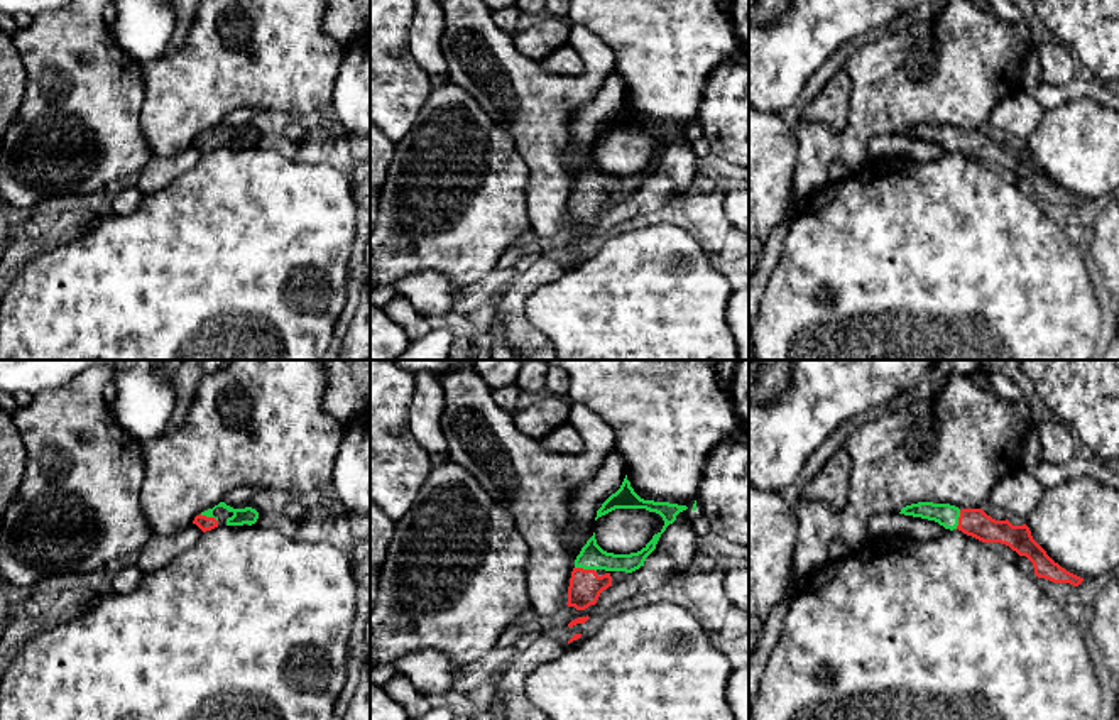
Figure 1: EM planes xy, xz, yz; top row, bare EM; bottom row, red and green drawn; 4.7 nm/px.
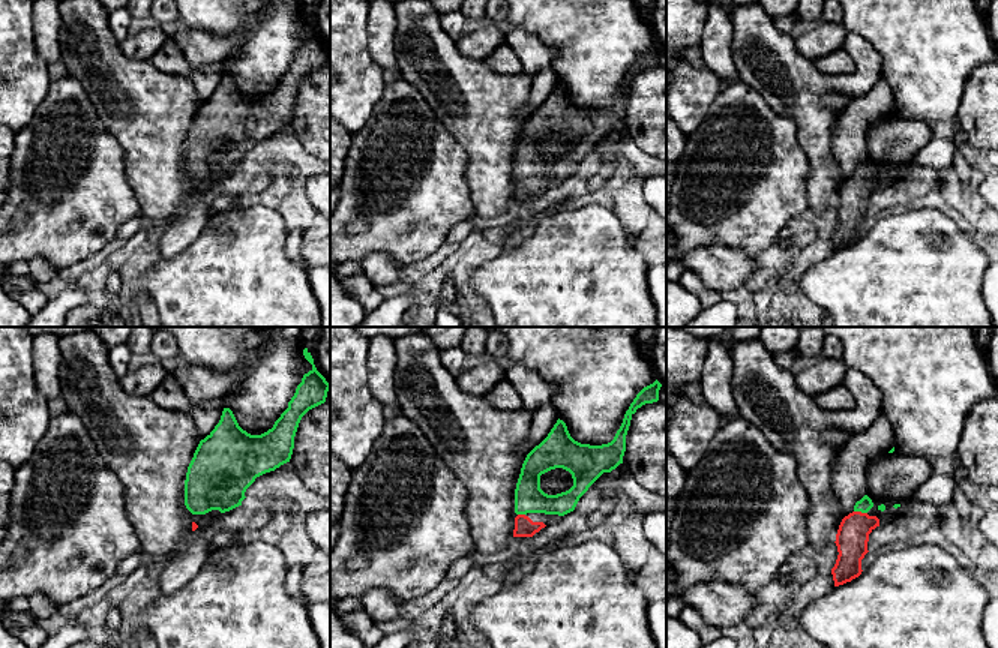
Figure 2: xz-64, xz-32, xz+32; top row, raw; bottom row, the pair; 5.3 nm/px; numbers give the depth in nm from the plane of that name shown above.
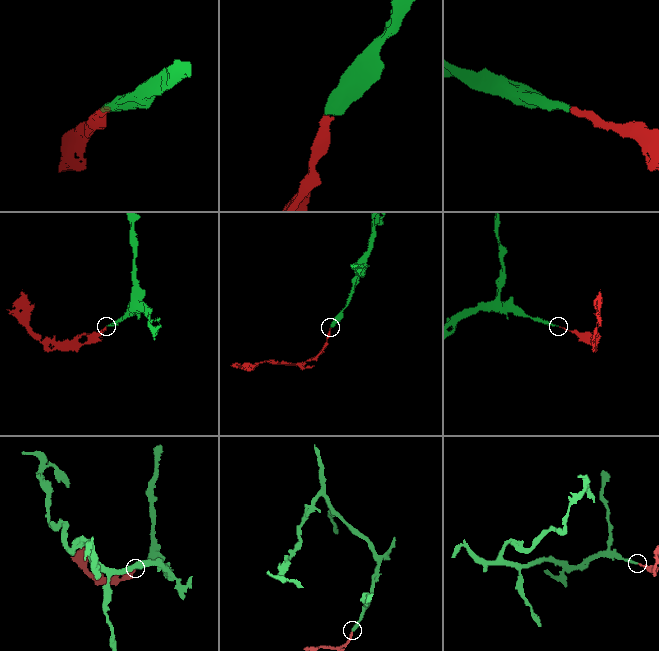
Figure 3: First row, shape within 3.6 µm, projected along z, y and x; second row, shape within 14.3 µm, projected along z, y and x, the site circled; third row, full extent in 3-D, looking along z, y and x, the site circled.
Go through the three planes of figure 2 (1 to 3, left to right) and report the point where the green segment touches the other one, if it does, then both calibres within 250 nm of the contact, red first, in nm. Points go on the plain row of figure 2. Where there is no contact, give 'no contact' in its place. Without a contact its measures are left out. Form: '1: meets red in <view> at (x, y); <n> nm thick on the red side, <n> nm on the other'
1: no contact
2: meets red in xz-32 at (521, 179); 110 nm thick on the red side, 160 nm on the other
3: meets red in xz+32 at (860, 176); 170 nm thick on the red side, 80 nm on the other

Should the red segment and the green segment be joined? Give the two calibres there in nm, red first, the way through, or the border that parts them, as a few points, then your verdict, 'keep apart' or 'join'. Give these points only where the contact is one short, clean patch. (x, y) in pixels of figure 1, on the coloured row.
calibres 160 and 120 nm; way xz (585, 585), (585, 570), (592, 556); join

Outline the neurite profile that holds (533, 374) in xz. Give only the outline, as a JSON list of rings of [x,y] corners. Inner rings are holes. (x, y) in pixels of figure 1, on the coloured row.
[[[524,360],[516,385],[521,392],[539,394],[546,387],[549,365],[543,360]]]

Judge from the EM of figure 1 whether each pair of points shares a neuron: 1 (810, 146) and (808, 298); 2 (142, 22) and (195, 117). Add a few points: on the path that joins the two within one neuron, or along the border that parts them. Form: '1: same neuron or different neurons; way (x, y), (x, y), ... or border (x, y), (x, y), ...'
1: different neurons; border (829, 180), (803, 200)
2: different neurons; border (166, 54), (139, 65)

